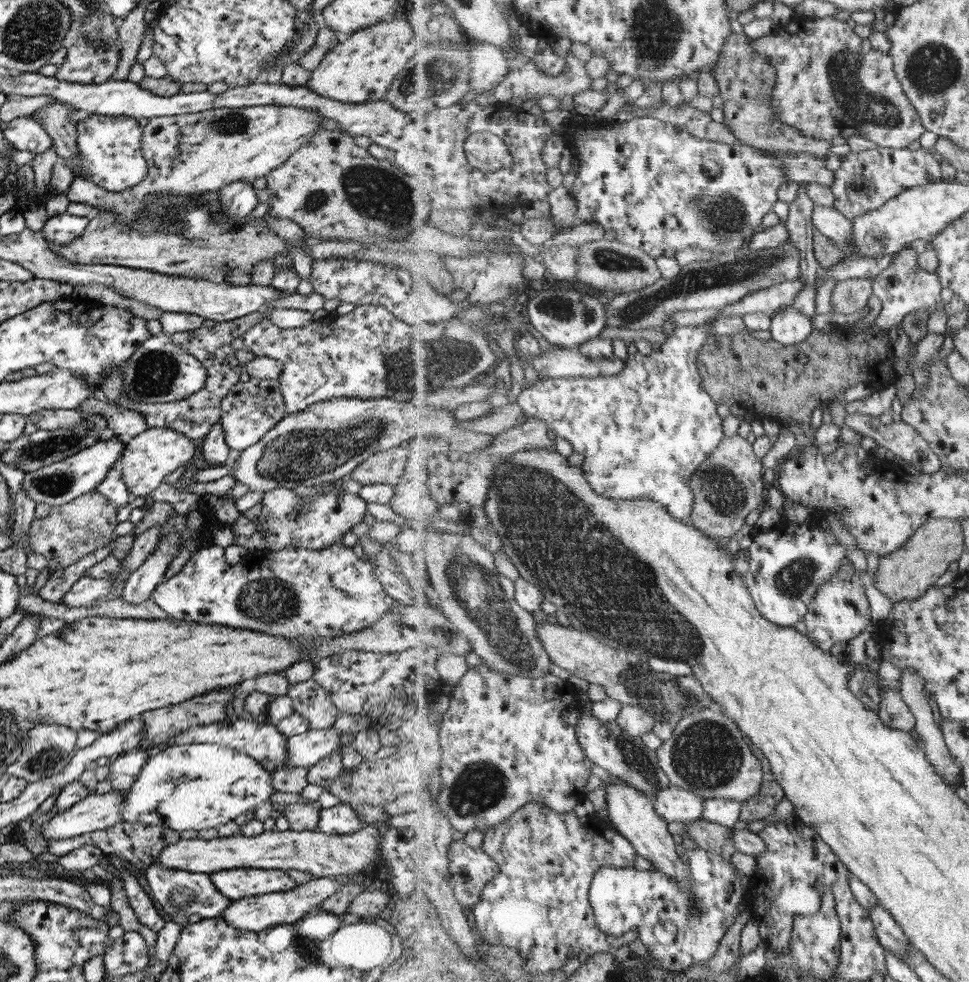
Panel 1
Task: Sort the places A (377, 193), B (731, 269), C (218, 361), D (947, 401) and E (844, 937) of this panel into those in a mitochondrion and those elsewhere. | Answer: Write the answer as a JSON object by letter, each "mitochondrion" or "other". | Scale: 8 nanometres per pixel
{"A":"mitochondrion","B":"mitochondrion","C":"other","D":"mitochondrion","E":"other"}

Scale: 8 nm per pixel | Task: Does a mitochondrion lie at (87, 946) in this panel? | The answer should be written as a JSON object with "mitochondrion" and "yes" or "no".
{"mitochondrion":"no"}

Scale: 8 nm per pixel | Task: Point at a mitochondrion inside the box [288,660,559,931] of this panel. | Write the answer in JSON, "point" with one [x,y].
{"point":[481,785]}

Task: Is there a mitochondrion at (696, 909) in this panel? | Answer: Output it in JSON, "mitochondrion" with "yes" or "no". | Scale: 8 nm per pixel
{"mitochondrion":"yes"}

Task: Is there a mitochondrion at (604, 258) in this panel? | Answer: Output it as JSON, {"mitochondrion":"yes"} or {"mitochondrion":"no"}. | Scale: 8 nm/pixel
{"mitochondrion":"yes"}

